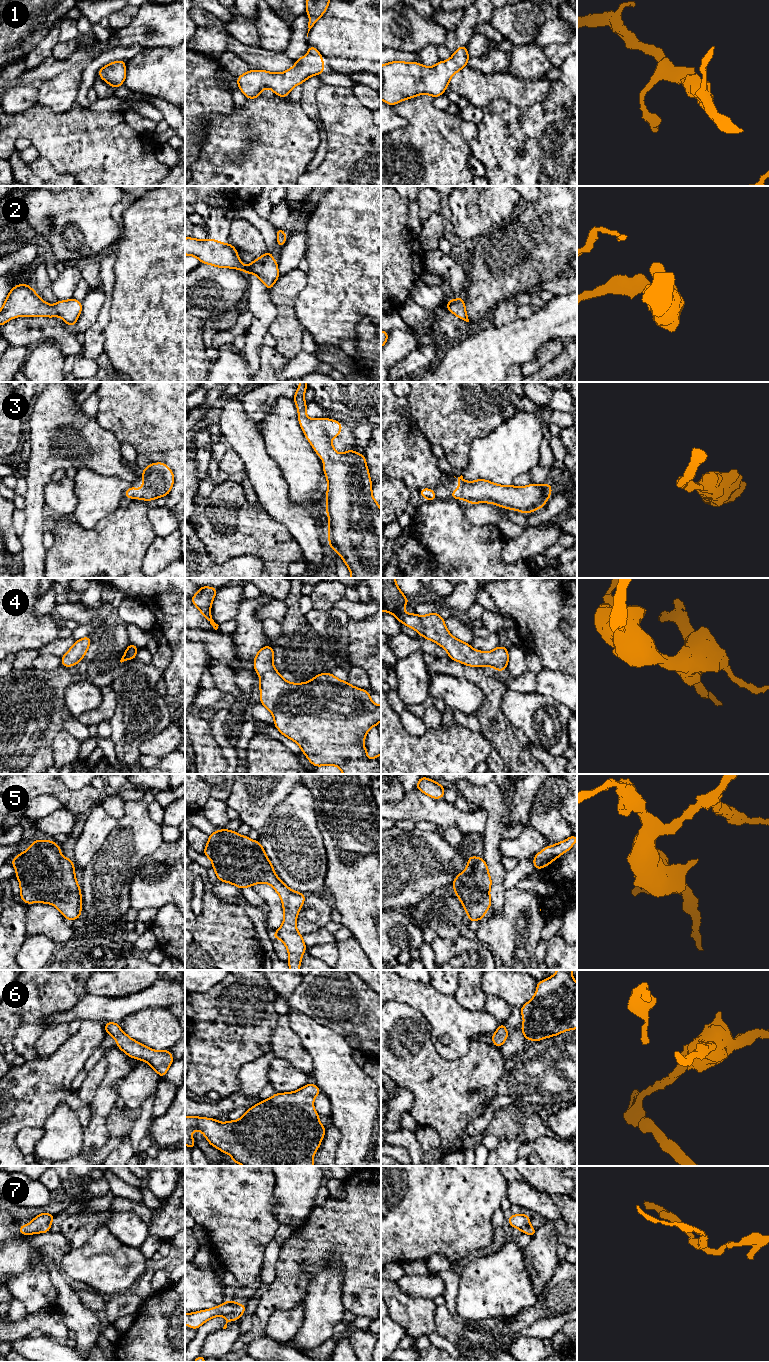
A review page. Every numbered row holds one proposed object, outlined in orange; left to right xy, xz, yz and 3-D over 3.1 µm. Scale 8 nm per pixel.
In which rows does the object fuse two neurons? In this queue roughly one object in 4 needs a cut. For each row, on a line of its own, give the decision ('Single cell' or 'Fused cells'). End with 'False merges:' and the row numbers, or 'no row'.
1: Single cell
2: Single cell
3: Single cell
4: Single cell
5: Single cell
6: Single cell
7: Fused cells
False merges: 7

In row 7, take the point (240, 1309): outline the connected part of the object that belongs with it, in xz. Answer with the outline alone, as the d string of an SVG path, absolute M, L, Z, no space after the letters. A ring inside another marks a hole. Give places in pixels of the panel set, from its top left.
M240 1304L236 1307L236 1309L233 1313L225 1316L226 1324L224 1325L223 1329L227 1328L228 1322L235 1321L235 1320L239 1319L240 1317L242 1317L245 1310L246 1310L246 1304Z

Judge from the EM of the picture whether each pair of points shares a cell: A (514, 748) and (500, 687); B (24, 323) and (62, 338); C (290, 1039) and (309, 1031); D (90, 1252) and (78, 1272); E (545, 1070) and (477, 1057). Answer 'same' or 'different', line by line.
A: same
B: same
C: different
D: same
E: different

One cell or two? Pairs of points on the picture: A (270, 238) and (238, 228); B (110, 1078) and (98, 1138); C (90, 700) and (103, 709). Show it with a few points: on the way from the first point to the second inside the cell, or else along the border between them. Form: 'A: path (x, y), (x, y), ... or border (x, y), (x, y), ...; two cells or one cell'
A: border (246, 220), (258, 230), (268, 249); two cells
B: path (107, 1093), (101, 1105), (98, 1123); one cell
C: border (101, 688), (101, 702), (77, 717); two cells

